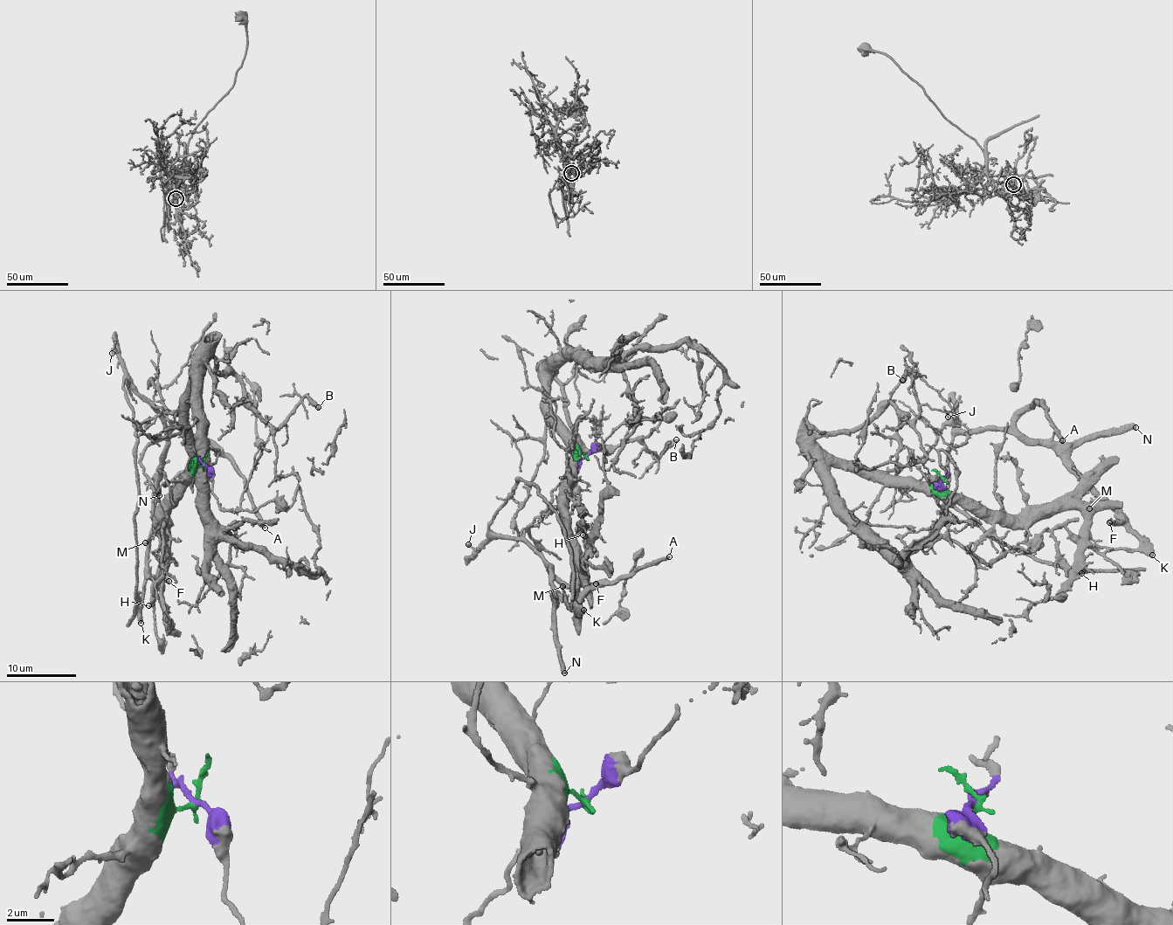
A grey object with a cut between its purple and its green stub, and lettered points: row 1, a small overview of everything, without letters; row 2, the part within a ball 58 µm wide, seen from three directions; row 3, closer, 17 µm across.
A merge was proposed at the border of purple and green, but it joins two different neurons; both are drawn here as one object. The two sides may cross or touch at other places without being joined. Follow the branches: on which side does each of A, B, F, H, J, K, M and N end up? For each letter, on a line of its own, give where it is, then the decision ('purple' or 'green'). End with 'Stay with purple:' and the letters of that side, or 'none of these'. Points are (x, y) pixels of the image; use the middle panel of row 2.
A: place (669, 556); purple
B: place (676, 439); green
F: place (596, 583); purple
H: place (583, 534); green
J: place (468, 544); purple
K: place (583, 610); purple
M: place (562, 586); purple
N: place (564, 673); purple
Stay with purple: A, F, J, K, M, N

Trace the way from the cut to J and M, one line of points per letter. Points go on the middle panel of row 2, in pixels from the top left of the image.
J: (587, 458), (563, 477), (538, 523), (521, 536), (493, 539), (478, 549), (469, 544)
M: (587, 458), (563, 477), (538, 523), (524, 534), (525, 541), (550, 568), (551, 588), (566, 597), (562, 586)

